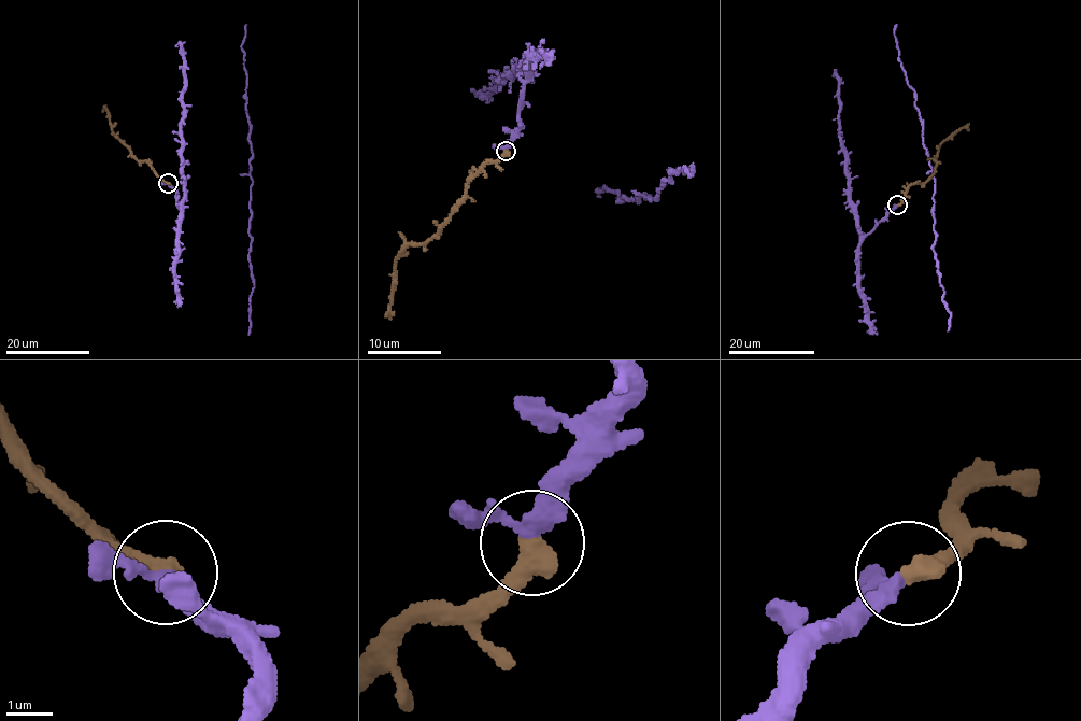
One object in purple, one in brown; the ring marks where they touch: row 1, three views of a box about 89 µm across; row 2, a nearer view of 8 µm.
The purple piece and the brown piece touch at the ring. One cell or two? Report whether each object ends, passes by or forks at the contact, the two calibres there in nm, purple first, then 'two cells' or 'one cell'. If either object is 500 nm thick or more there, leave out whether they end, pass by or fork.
320/500 nm | one cell

